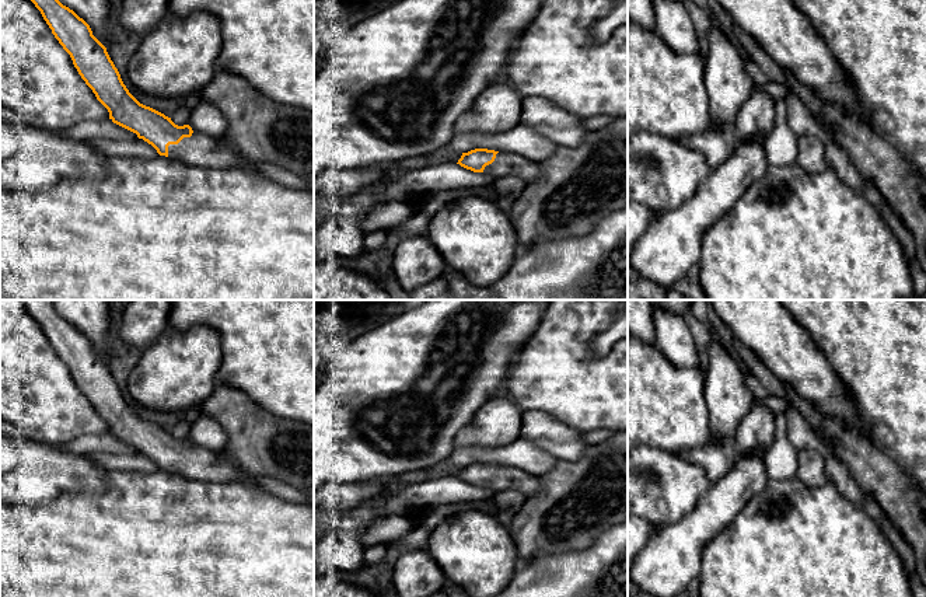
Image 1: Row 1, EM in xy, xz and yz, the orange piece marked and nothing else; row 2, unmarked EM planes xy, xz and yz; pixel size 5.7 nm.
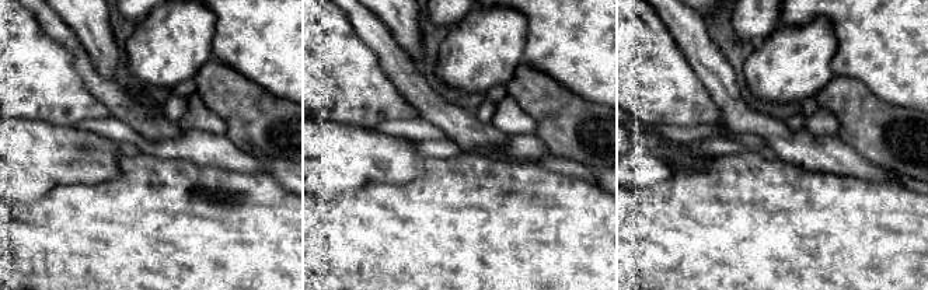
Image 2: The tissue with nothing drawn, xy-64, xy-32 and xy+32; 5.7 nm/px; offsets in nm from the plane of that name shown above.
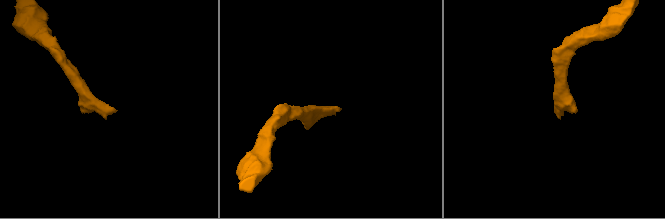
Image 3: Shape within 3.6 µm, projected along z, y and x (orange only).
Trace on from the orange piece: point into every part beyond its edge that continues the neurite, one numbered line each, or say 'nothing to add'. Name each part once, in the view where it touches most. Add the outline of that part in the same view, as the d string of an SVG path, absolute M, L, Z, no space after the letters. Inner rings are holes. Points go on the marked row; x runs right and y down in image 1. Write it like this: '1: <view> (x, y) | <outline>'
1: xy (199, 149) | M193 132L191 137L184 137L178 144L170 144L168 157L199 167L237 168L259 174L252 163L237 150L221 147L216 137L199 132Z

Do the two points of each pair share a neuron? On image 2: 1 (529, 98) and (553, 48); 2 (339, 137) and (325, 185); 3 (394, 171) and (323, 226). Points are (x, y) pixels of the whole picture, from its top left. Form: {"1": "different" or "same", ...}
{"1": "different", "2": "same", "3": "different"}

